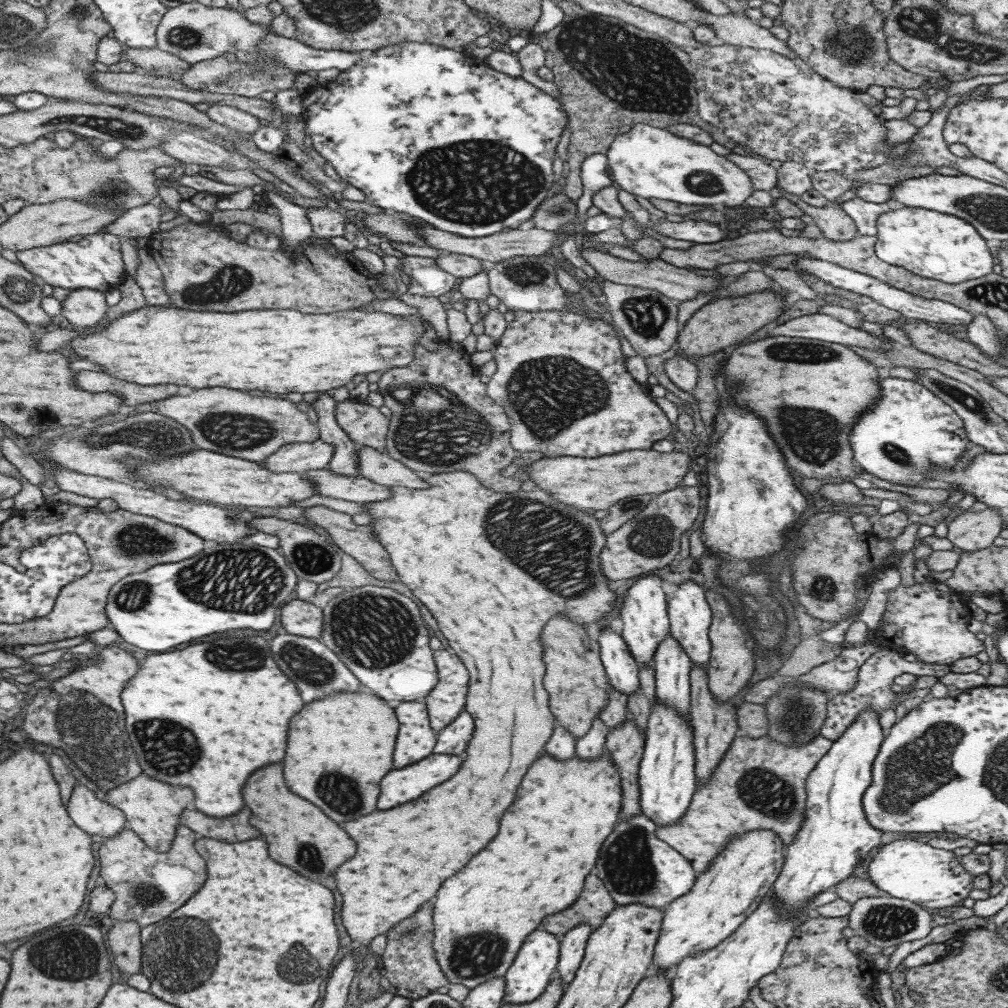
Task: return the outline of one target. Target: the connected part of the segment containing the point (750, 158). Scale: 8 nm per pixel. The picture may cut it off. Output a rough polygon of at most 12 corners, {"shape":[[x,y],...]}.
{"shape":[[724,157],[750,178],[752,190],[776,186],[776,169],[761,157]]}

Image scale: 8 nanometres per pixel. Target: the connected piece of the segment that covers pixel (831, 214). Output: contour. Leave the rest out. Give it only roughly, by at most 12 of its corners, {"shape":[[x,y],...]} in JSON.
{"shape":[[799,195],[780,196],[812,218],[823,237],[848,241],[856,226],[837,204],[810,206]]}

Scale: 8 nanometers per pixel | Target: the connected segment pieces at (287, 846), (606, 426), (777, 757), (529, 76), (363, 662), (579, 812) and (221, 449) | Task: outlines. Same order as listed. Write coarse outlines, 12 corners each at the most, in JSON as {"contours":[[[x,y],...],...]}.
{"contours":[[[279,764],[241,792],[275,862],[309,880],[353,856],[353,840],[285,788]],[[517,311],[486,393],[542,458],[649,450],[672,425],[615,327]],[[738,734],[656,837],[695,874],[731,836],[804,819],[831,744]],[[527,43],[517,52],[520,77],[559,102],[558,91],[535,73],[544,67],[538,44]],[[373,585],[322,609],[320,640],[364,690],[438,681],[415,602]],[[598,757],[529,766],[497,836],[441,884],[435,962],[503,977],[571,906],[618,821]],[[201,388],[147,403],[196,448],[258,463],[318,438],[288,399]]]}

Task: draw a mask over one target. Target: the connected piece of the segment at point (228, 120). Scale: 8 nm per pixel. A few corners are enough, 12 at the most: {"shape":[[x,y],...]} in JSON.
{"shape":[[210,105],[212,122],[234,132],[253,135],[262,123],[231,106]]}

